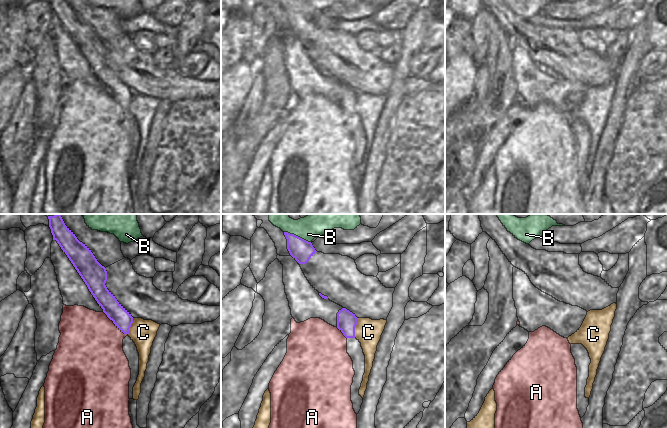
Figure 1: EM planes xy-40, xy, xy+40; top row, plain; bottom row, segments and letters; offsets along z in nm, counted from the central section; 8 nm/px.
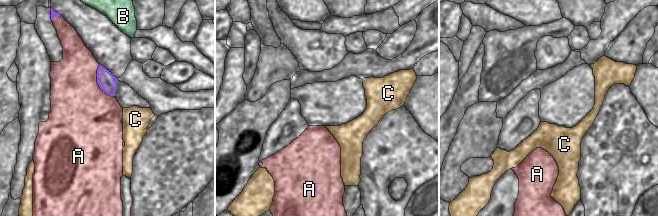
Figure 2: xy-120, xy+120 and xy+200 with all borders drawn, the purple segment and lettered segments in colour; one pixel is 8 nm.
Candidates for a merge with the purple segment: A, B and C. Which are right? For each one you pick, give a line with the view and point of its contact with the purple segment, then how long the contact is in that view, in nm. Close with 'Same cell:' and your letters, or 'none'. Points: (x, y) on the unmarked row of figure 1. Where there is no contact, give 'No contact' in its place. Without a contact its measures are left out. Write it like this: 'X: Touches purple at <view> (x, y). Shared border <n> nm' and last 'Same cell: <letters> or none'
B: Touches purple at xy (297, 12). Shared border 240 nm
Same cell: B

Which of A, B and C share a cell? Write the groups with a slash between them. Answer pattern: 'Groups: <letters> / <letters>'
Groups: A / B / C

